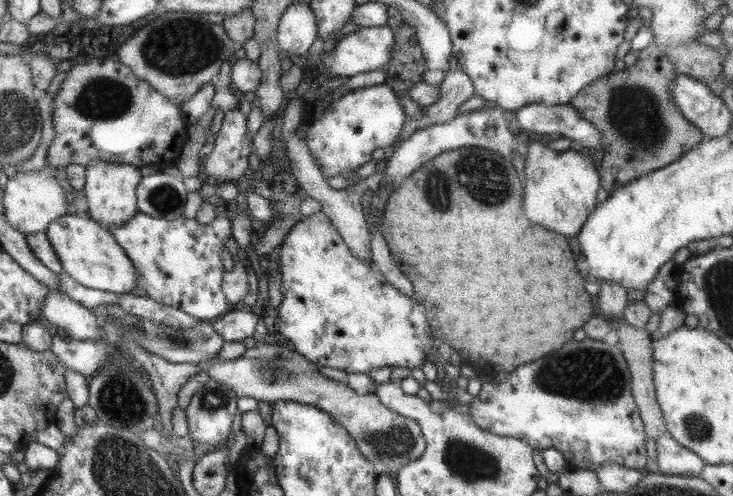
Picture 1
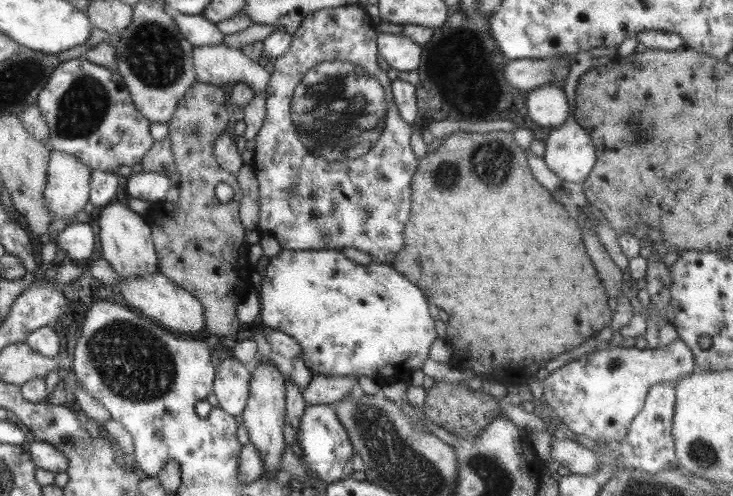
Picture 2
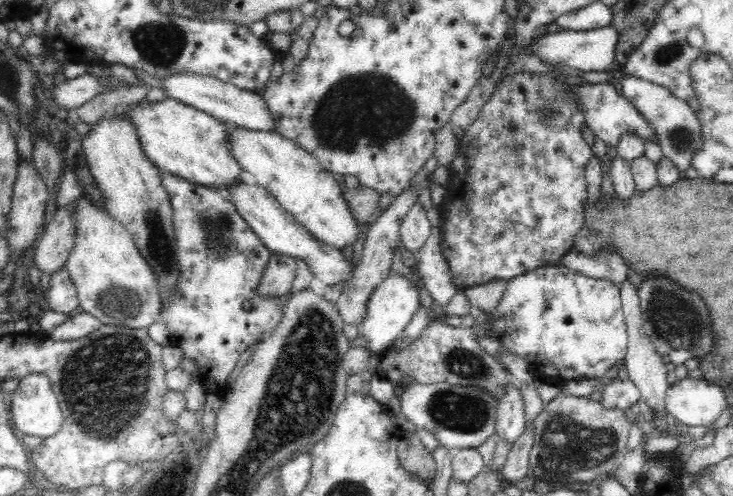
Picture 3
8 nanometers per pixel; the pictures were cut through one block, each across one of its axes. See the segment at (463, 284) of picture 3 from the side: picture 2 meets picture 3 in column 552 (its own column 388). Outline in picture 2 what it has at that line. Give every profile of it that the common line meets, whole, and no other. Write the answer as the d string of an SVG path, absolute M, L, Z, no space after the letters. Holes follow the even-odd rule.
M357 2L353 4L349 4L347 6L339 6L339 7L331 7L331 8L321 8L308 14L304 17L304 19L299 23L299 26L295 30L294 34L292 35L292 39L289 45L289 48L281 55L278 56L276 59L272 60L274 63L274 71L270 74L267 88L265 92L265 114L263 118L263 123L255 136L255 148L253 150L253 160L251 166L253 170L255 170L256 182L258 185L258 198L259 201L259 210L256 214L258 216L258 221L256 222L255 231L259 234L259 236L272 236L279 244L280 248L292 250L292 251L316 251L321 249L333 249L336 251L341 250L343 247L351 247L360 250L361 252L365 252L373 263L379 264L391 264L391 262L395 259L395 256L398 250L403 246L404 240L402 235L402 230L404 229L405 221L408 219L410 213L410 180L415 173L415 170L418 166L418 161L415 159L415 155L410 148L410 137L413 132L414 126L411 126L405 123L398 113L397 107L394 105L394 100L392 99L392 92L391 92L391 83L387 76L385 75L385 71L382 71L377 62L380 60L377 56L378 50L376 49L376 35L377 30L375 25L369 20L367 13L364 11L363 3Z

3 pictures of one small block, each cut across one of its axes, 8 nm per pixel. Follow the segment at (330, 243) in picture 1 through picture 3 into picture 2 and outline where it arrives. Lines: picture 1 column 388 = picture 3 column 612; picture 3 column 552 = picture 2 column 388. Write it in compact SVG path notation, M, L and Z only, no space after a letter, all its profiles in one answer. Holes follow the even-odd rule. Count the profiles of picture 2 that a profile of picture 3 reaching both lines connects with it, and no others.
M285 248L281 249L278 256L269 258L269 263L266 269L262 272L262 281L260 282L260 289L257 292L258 300L260 301L259 312L257 314L258 325L269 327L279 332L284 332L290 336L300 348L300 357L304 365L311 375L323 375L328 377L348 376L360 377L371 376L379 379L379 370L381 368L393 368L392 376L402 376L408 378L412 371L420 370L421 365L428 358L429 346L437 337L435 333L435 326L433 319L427 311L428 300L421 294L417 288L406 277L399 275L389 264L370 263L367 266L359 266L351 260L347 260L340 251L333 249L308 250L308 251L292 251Z

